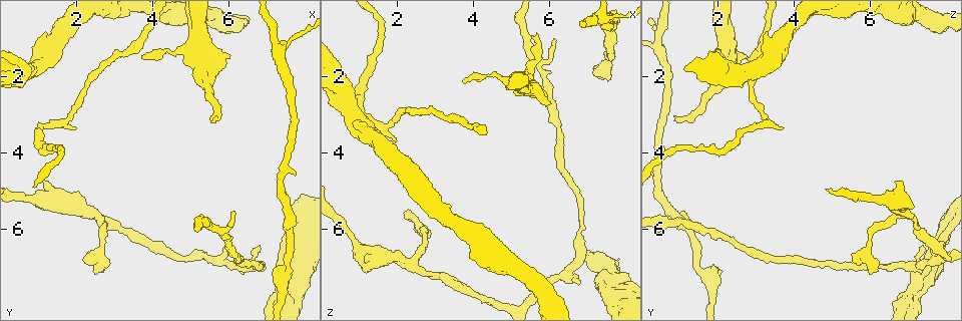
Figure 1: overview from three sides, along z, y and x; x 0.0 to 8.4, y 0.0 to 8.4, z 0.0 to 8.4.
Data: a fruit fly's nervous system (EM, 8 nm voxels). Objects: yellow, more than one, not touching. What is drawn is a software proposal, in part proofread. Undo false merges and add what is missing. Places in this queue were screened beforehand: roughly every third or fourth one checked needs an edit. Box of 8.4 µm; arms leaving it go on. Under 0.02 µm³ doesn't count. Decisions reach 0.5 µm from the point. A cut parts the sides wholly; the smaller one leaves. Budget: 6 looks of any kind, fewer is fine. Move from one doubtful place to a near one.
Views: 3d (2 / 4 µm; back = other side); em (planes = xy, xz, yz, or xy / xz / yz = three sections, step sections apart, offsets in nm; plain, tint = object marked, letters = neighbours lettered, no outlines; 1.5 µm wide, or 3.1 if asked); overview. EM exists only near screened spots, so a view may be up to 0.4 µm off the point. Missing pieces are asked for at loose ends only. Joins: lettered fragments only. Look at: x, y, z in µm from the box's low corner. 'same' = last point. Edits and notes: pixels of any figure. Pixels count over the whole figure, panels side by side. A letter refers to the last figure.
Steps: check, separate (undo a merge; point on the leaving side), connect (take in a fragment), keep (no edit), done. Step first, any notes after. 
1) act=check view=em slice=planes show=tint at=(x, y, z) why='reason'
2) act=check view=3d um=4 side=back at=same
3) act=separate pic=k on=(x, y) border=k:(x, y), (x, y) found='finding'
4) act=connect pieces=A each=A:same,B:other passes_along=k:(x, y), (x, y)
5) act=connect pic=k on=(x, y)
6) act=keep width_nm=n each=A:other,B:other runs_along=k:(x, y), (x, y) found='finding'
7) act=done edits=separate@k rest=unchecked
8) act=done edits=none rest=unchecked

act=check view=em slice=planes show=tint at=(7.55, 7.10, 7.45) why='sharp bend'

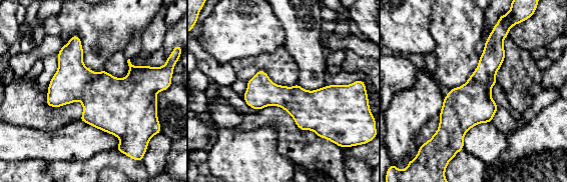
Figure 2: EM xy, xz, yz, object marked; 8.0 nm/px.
act=check view=em slice=planes show=letters at=same why='what lies round it'

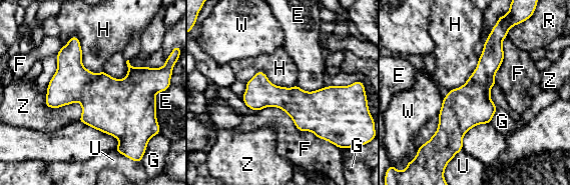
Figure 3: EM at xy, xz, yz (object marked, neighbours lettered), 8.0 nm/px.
act=keep each=E:other,F:other,G:other,H:other,R:other,U:other,W:other,Z:other runs_along=3:(496, 35), (454, 147) found='continuous, no second neuron'

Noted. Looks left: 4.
act=check view=em slice=planes show=tint at=(1.05, 5.30, 6.50) why='calibre changes'

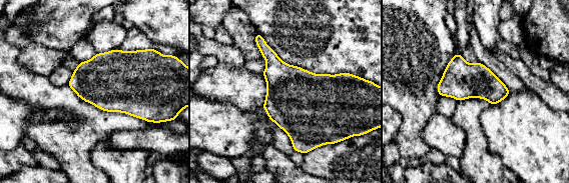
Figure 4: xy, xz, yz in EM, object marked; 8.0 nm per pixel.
act=check view=em slice=planes show=letters at=same why='see the neighbours'

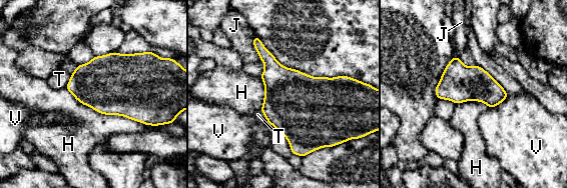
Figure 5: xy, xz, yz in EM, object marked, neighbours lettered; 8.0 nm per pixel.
act=keep width_nm=300 each=H:other,J:other,T:other,V:other border=5:(65, 88), (98, 112), (146, 126) found='one neuron here'

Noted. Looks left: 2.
act=check view=3d um=4 at=(3.75, 1.50, 2.15) why='branch stops here'

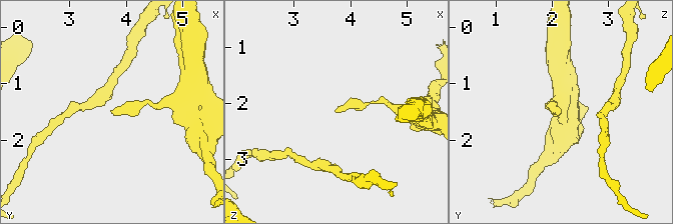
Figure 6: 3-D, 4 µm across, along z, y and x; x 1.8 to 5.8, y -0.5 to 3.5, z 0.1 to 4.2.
act=check view=em slice=planes show=letters at=(3.75, 1.55, 2.10) why='now the EM'

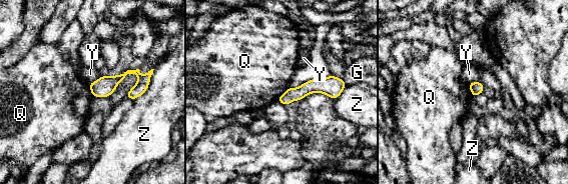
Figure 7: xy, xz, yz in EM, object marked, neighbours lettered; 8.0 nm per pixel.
act=keep width_nm=100 each=G:other,Q:other,Y:other,Z:other runs_along=7:(341, 87), (308, 87), (280, 99) found='no lettered fragment goes on from it'

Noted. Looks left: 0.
act=done edits=none rest=unchecked

